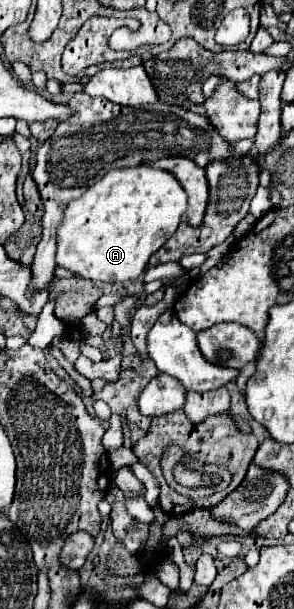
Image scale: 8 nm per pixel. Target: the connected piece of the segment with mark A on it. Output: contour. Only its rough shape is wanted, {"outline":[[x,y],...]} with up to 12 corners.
{"outline":[[146,164],[66,206],[56,262],[134,280],[176,232],[184,188]]}

